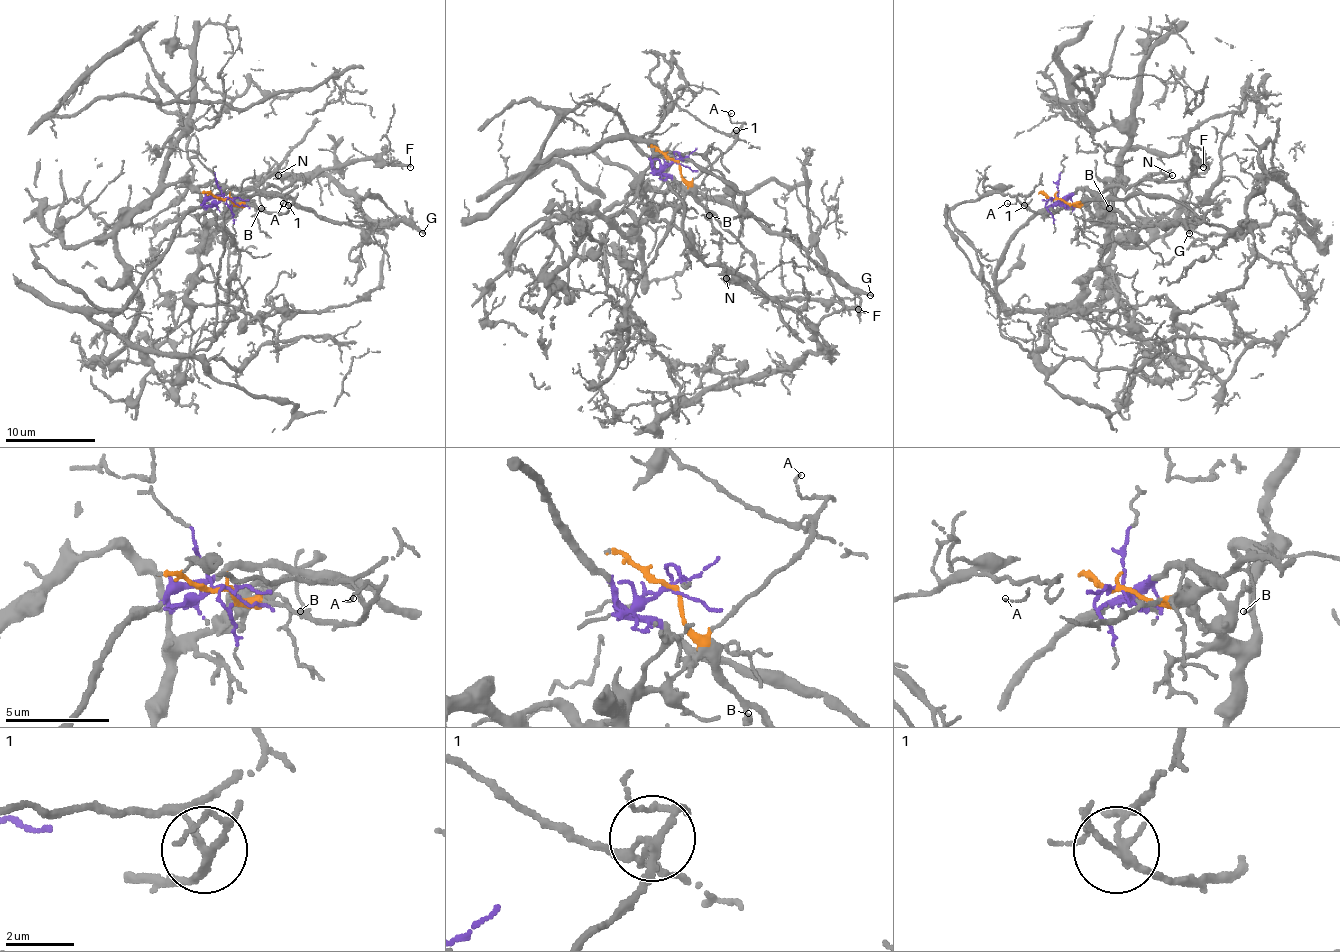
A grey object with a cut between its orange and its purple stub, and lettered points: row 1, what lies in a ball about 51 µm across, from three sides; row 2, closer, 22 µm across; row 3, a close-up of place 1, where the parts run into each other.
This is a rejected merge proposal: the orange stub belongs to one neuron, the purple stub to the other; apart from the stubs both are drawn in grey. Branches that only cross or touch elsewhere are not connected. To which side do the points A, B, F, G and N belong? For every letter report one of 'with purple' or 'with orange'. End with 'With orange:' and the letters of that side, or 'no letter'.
A: with orange
B: with orange
F: with orange
G: with purple
N: with orange
With orange: A, B, F, N

